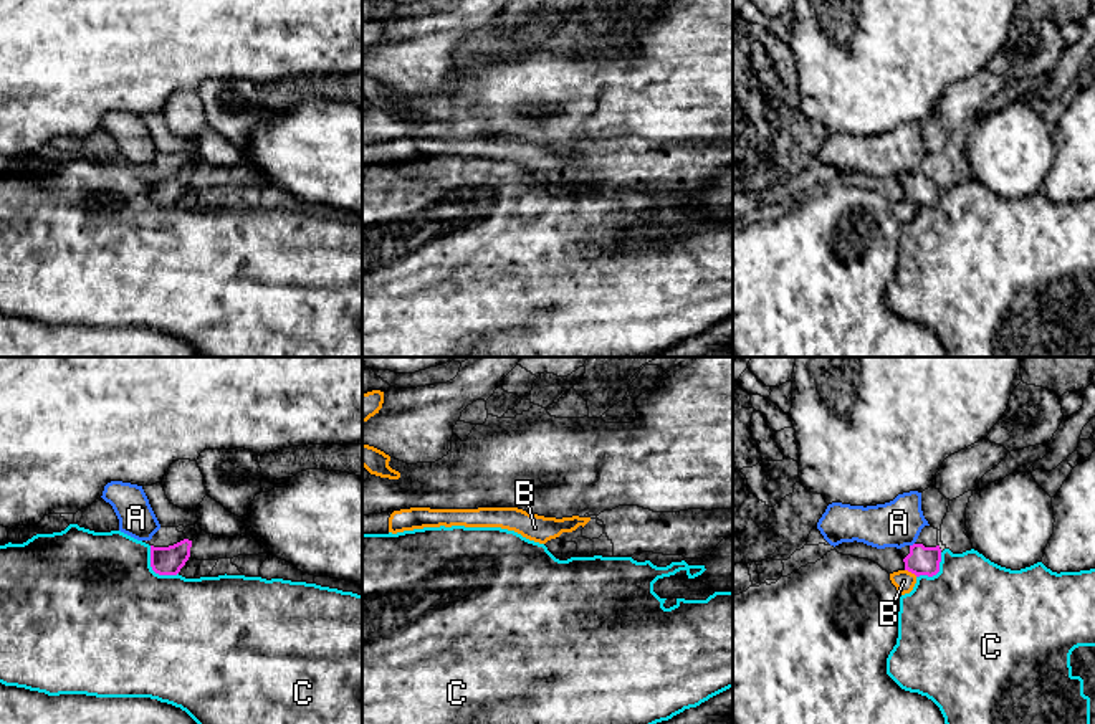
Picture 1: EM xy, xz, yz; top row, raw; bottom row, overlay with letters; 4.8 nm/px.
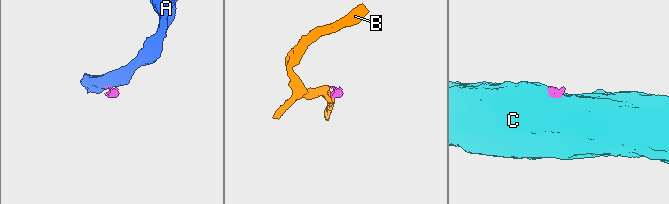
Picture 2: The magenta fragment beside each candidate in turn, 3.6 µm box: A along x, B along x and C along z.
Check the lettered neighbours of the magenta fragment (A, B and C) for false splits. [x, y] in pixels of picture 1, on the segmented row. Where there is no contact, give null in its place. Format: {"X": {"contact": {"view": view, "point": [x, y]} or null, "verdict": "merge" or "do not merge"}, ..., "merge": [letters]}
{"A": {"contact": {"view": "yz", "point": [913, 544]}, "verdict": "do not merge"}, "B": {"contact": {"view": "yz", "point": [912, 572]}, "verdict": "do not merge"}, "C": {"contact": {"view": "xy", "point": [153, 569]}, "verdict": "do not merge"}, "merge": []}

